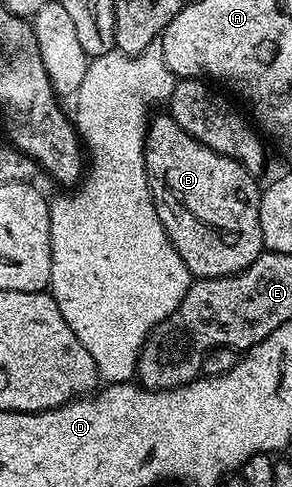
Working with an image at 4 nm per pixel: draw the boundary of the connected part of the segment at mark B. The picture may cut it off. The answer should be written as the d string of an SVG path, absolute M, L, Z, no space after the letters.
M171 115L154 116L145 133L145 170L149 180L149 190L155 203L155 211L175 247L179 259L189 268L194 278L215 279L230 277L255 263L265 244L259 223L259 207L262 190L257 189L258 178L239 164L234 157L211 151L199 139L195 139Z

